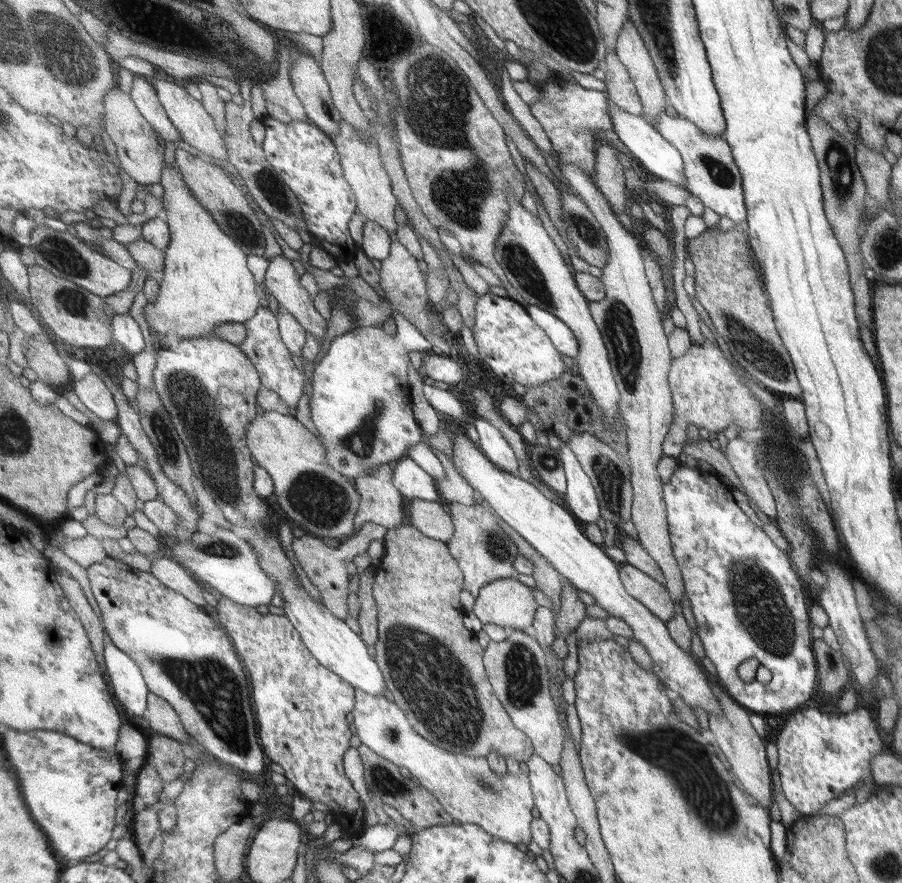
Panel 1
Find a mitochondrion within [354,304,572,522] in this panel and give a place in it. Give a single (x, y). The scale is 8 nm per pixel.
(549, 462)

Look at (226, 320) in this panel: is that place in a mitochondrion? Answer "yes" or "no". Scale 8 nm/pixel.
no

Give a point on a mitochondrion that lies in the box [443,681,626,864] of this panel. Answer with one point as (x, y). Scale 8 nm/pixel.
(488, 784)

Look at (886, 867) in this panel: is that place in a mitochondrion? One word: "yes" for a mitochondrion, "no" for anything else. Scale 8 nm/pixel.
yes

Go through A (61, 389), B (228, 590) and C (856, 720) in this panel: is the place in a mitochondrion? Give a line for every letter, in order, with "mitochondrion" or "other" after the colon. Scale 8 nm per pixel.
A: other
B: other
C: other

